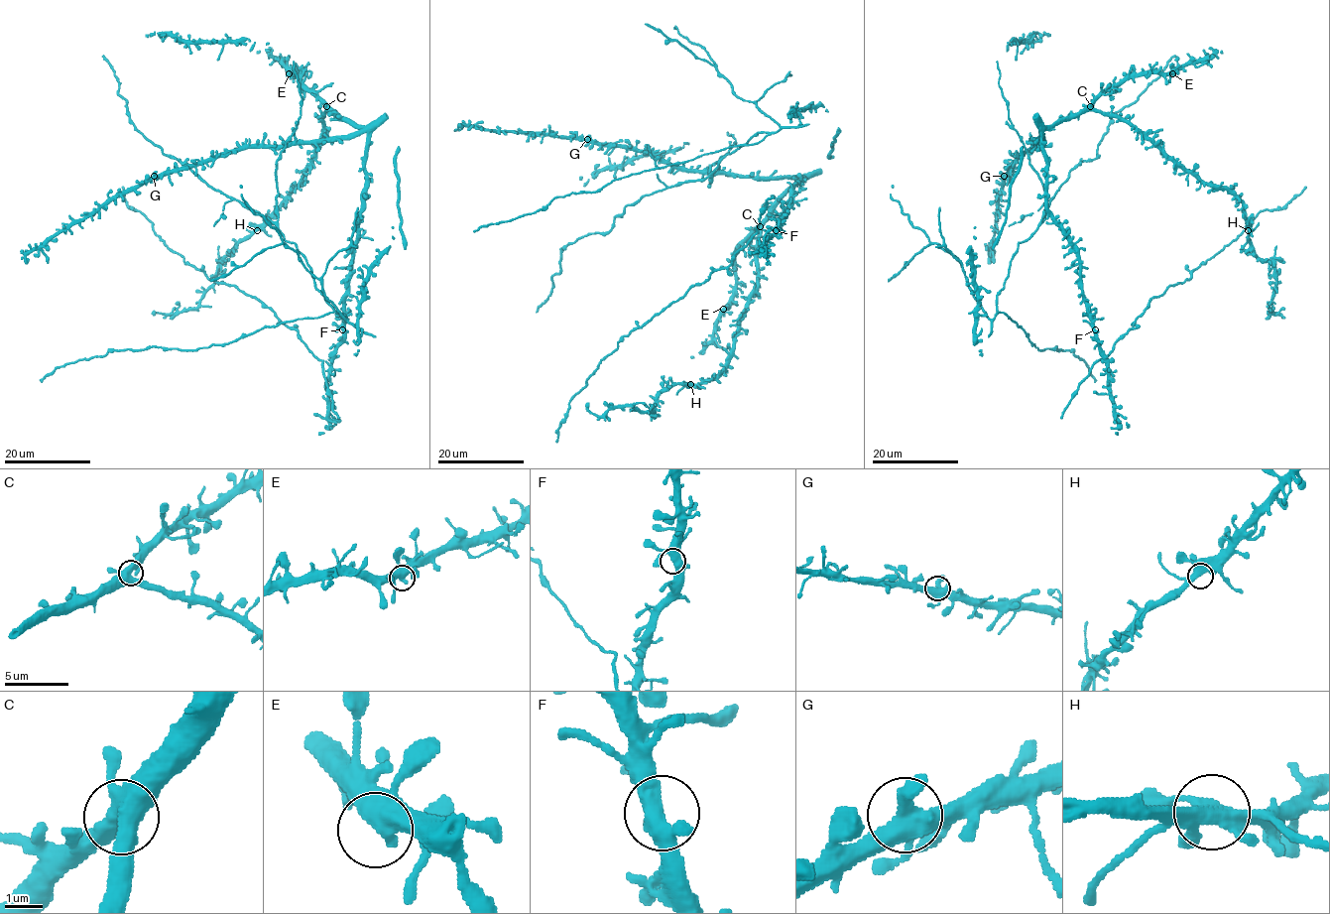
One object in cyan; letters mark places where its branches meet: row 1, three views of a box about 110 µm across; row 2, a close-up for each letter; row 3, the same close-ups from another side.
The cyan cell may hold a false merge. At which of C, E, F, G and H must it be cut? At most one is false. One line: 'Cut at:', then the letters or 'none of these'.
Cut at: none of these

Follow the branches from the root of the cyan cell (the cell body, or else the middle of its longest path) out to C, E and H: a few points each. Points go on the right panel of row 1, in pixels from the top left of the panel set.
C: (1041, 133), (1057, 121), (1078, 115), (1090, 106)
E: (1041, 133), (1057, 121), (1080, 114), (1114, 84), (1148, 72), (1172, 73)
H: (1041, 133), (1057, 121), (1087, 110), (1119, 115), (1201, 180), (1226, 188), (1243, 204), (1249, 231)

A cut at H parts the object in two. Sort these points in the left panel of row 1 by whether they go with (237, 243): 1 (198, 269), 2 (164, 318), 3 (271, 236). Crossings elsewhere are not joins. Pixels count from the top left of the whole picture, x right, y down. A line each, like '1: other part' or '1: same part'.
1: other part
2: same part
3: same part

